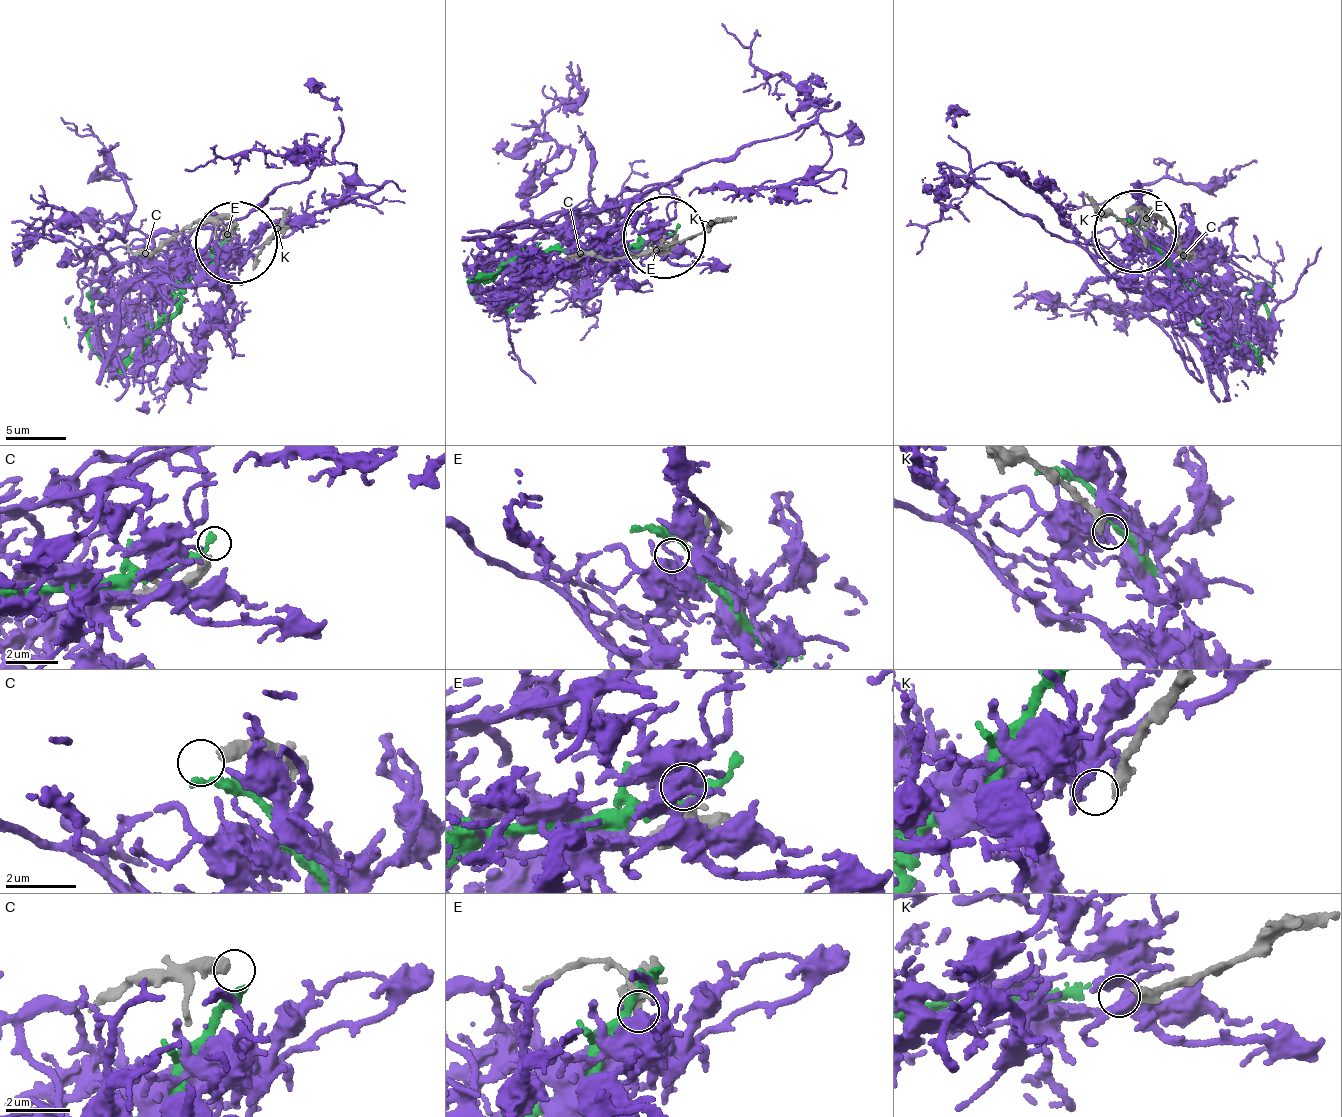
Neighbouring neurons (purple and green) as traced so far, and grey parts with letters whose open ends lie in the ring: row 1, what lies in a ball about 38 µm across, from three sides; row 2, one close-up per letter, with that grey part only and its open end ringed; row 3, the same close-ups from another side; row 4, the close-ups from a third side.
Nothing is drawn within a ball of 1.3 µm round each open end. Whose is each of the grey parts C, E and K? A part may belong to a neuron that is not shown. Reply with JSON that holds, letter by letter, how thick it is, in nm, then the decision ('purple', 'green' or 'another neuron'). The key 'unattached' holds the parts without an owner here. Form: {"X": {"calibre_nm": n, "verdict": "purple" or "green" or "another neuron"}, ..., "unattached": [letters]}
{"C": {"calibre_nm": 320, "verdict": "another neuron"}, "E": {"calibre_nm": 140, "verdict": "purple"}, "K": {"calibre_nm": 320, "verdict": "another neuron"}, "unattached": ["C", "K"]}

